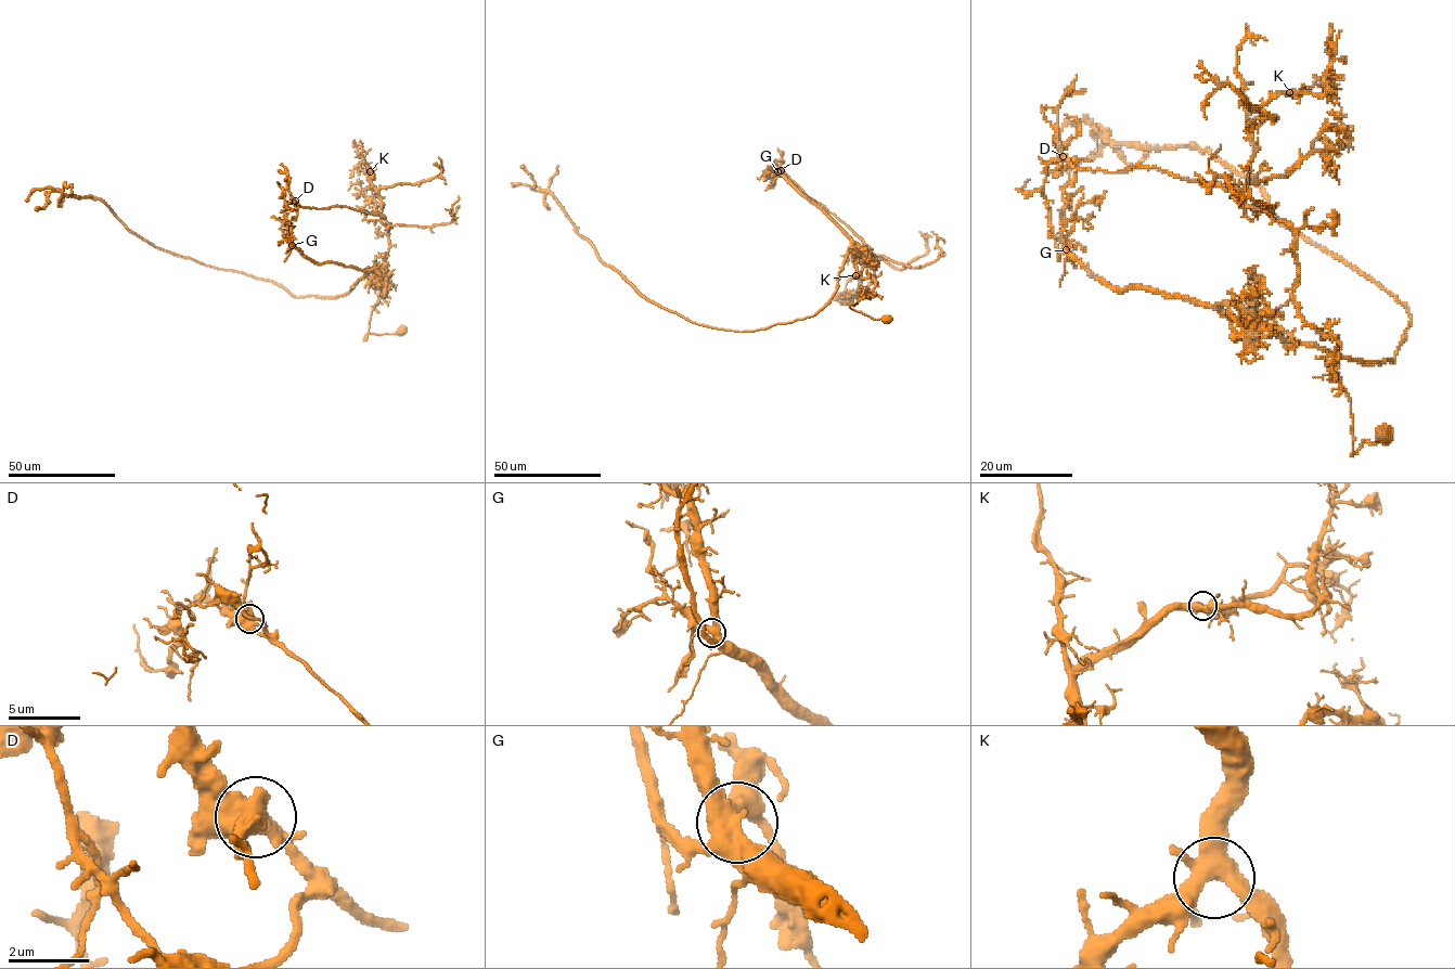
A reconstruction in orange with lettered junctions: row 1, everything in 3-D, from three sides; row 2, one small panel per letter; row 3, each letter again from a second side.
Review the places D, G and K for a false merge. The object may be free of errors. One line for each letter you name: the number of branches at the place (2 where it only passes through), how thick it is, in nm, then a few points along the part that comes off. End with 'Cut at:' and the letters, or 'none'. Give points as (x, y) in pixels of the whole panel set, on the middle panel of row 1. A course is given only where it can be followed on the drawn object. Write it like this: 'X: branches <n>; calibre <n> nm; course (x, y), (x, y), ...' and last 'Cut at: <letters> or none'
D: branches 4; calibre 550 nm; course (781, 170), (778, 159), (850, 248), (832, 298), (811, 317), (734, 332), (649, 301), (520, 166)
Cut at: D

